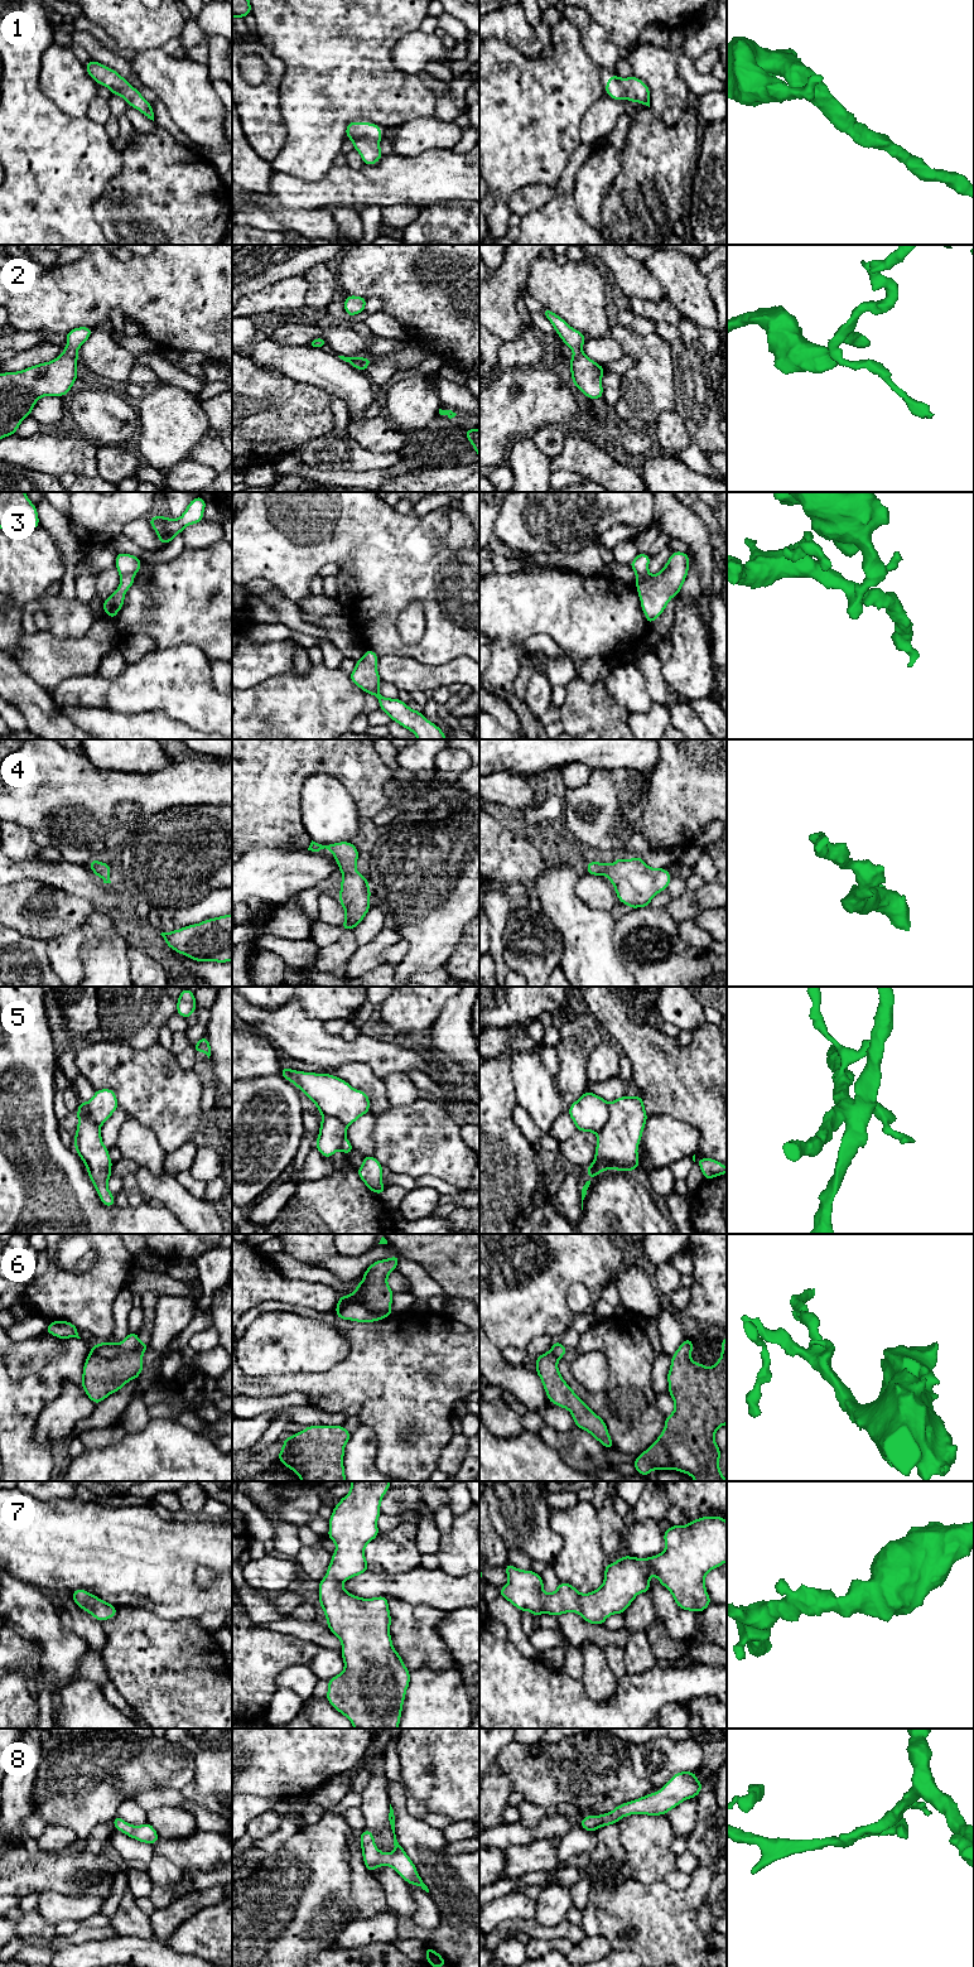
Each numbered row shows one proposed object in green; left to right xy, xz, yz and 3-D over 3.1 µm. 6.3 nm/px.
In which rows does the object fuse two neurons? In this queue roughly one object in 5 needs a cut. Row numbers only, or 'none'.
5, 6

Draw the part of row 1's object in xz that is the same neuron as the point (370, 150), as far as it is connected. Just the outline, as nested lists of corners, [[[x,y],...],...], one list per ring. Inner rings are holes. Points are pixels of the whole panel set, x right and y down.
[[[349,121],[346,127],[346,138],[352,140],[353,149],[360,153],[366,165],[375,165],[384,156],[380,148],[382,139],[380,125]]]

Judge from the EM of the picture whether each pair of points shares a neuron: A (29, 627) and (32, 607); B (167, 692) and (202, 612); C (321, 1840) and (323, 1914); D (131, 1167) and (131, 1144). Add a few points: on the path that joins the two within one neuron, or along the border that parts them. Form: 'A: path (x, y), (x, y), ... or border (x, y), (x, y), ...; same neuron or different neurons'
A: path (29, 622), (29, 612); same neuron
B: border (159, 650), (191, 642), (211, 660); different neurons
C: path (321, 1859), (321, 1895); same neuron
D: border (121, 1156), (131, 1160), (138, 1166); different neurons

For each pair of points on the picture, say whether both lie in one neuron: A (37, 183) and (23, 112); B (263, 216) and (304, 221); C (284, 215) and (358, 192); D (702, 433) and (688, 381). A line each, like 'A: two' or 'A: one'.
A: one
B: one
C: two
D: one

